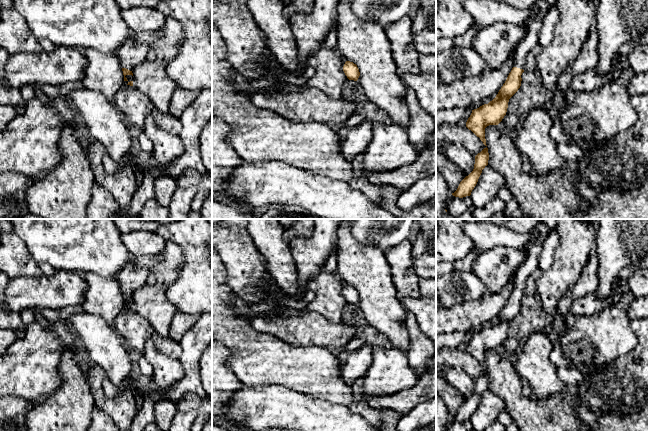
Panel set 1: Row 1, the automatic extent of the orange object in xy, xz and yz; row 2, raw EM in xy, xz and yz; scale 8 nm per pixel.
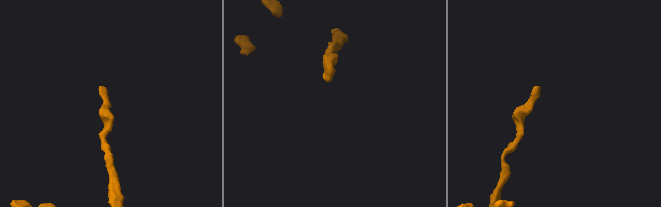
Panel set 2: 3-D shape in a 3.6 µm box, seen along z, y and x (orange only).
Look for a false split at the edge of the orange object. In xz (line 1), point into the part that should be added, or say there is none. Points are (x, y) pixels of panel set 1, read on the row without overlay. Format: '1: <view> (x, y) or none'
1: none

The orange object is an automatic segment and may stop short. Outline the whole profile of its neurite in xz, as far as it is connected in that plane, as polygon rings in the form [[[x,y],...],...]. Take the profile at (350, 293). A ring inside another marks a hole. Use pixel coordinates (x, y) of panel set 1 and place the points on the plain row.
[[[350,285],[345,286],[343,295],[349,304],[357,305],[360,300],[357,289]]]

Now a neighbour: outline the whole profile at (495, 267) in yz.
[[[496,246],[482,251],[479,254],[471,268],[471,272],[483,282],[490,293],[498,293],[510,282],[512,276],[523,263],[526,255],[526,248],[515,249],[510,247]]]

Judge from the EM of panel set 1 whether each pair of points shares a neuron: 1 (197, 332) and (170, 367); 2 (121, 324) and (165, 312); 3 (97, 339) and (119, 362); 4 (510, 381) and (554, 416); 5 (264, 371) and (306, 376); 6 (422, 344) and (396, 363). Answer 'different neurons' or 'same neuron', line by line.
1: different neurons
2: different neurons
3: same neuron
4: same neuron
5: same neuron
6: different neurons

